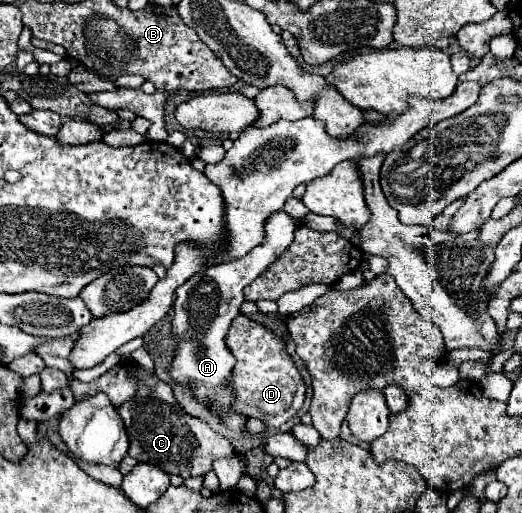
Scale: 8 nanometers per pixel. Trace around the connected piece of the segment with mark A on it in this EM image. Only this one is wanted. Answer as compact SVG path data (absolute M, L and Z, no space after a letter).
M284 210L270 214L264 224L264 240L260 246L256 246L252 252L248 252L240 260L210 266L194 274L176 290L176 302L174 302L176 314L172 320L172 332L178 340L178 346L176 346L174 362L170 368L170 376L176 382L182 382L188 390L192 390L194 398L200 404L206 404L206 400L210 400L212 404L218 404L224 410L224 416L220 418L220 422L238 434L244 434L246 418L234 412L232 414L228 412L228 406L232 404L232 390L228 386L228 378L234 368L234 356L224 346L224 336L234 316L240 314L240 306L244 302L242 290L250 282L254 282L258 274L262 274L292 244L296 226L298 222L292 216L288 216Z

